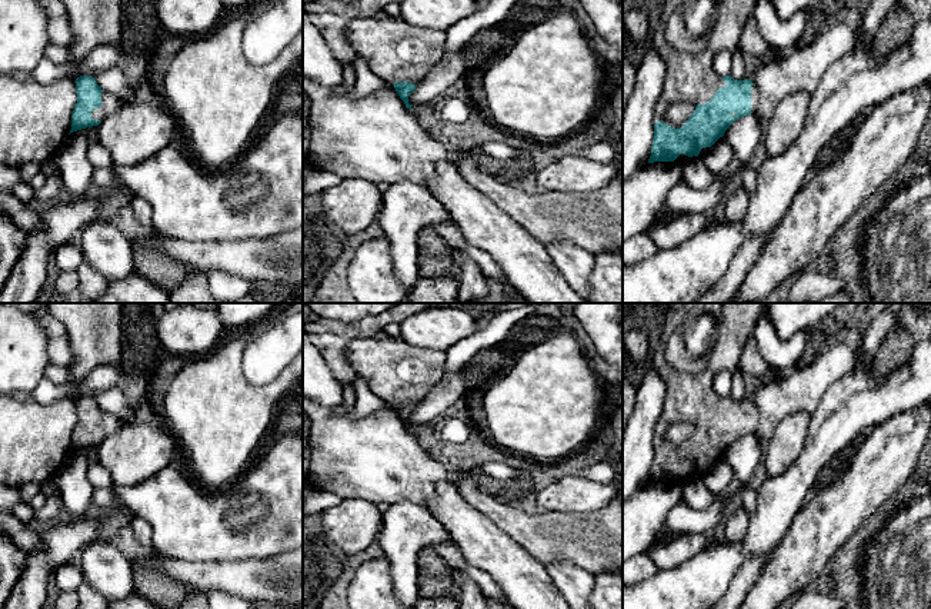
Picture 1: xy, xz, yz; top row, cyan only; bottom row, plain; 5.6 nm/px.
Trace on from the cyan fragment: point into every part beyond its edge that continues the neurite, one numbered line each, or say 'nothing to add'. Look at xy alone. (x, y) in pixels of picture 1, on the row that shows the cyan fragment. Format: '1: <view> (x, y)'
1: xy (109, 105)

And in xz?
1: xz (394, 50)

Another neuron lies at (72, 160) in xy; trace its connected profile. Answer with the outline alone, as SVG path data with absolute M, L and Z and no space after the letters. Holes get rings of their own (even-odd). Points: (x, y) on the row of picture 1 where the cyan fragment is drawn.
M99 126L86 127L70 133L54 156L54 163L70 197L83 197L91 187L93 164L87 152L91 143L99 140Z

